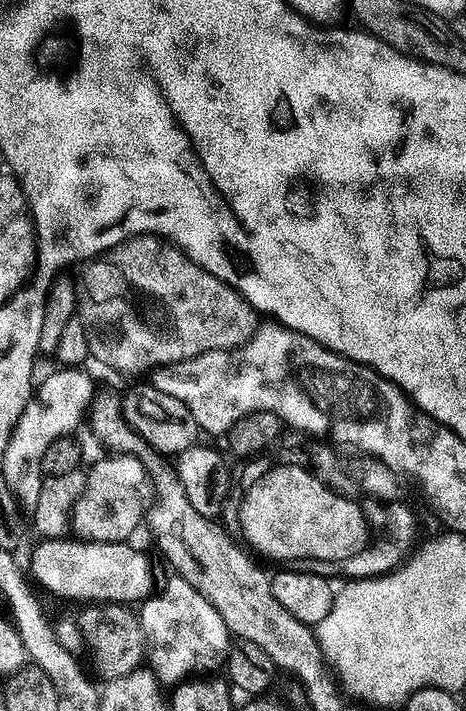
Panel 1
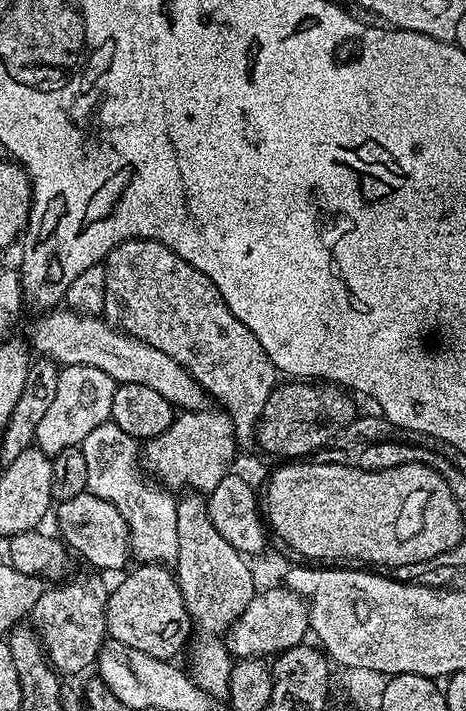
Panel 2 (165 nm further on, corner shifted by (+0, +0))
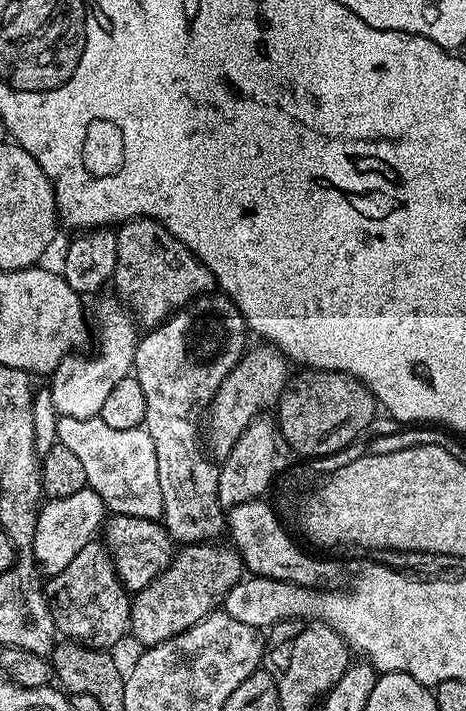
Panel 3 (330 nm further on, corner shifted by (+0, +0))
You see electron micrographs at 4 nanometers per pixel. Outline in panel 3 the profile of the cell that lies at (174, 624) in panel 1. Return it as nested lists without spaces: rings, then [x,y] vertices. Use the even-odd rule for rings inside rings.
[[[62,416],[56,422],[56,439],[82,461],[82,466],[86,469],[87,487],[101,496],[109,513],[155,521],[163,517],[162,485],[158,483],[158,457],[154,454],[154,441],[143,426],[134,430],[113,430],[99,416]]]

